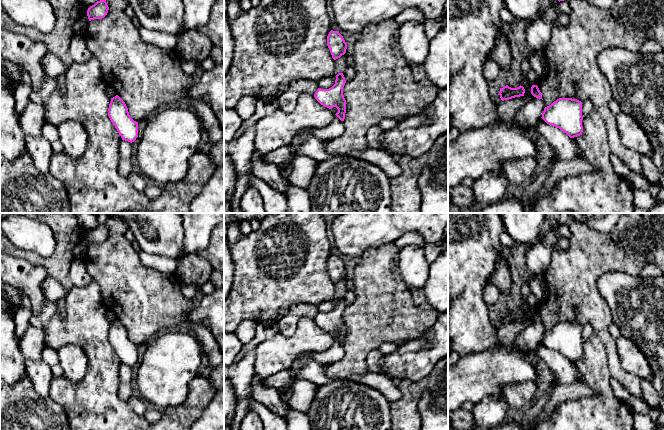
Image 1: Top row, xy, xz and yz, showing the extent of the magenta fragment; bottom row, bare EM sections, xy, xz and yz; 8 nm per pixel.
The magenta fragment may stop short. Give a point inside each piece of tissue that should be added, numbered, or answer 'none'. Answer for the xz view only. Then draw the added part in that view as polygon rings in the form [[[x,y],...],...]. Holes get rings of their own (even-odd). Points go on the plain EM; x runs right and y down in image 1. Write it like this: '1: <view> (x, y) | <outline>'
none

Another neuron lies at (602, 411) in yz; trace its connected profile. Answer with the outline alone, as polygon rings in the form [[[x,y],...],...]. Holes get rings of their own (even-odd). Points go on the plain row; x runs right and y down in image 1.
[[[592,335],[583,341],[582,350],[582,358],[571,363],[580,373],[578,382],[591,387],[595,393],[590,397],[570,399],[556,406],[554,411],[538,424],[536,430],[635,430],[633,412],[615,396],[610,385],[611,375],[604,343]]]

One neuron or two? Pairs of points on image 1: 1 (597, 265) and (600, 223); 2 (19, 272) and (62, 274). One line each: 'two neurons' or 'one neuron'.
1: two neurons
2: two neurons

